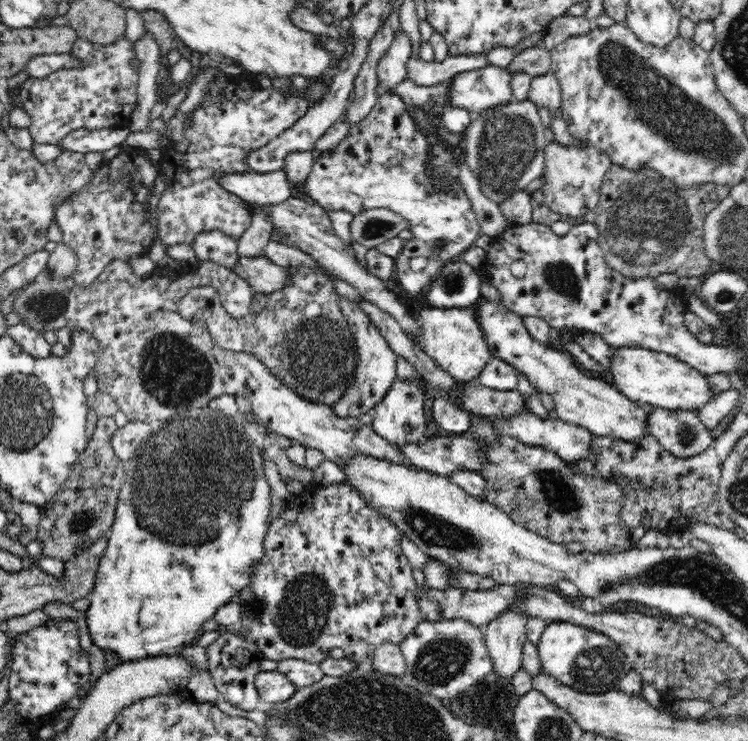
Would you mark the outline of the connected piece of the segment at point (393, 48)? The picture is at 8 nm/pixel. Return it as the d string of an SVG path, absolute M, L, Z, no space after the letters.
M404 30L395 31L390 48L379 60L378 64L378 86L380 90L386 90L392 85L398 84L407 78L408 60L414 57L412 40Z

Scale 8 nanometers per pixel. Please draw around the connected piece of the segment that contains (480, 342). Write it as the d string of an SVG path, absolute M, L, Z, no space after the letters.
M482 300L476 301L466 308L436 308L422 309L418 322L423 328L421 349L427 356L436 361L450 377L460 383L478 382L482 370L493 358L488 340L481 326Z

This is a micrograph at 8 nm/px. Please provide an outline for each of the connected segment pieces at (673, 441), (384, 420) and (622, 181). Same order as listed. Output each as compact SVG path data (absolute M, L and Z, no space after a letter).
M650 407L648 430L665 450L680 459L692 459L702 455L708 451L708 448L711 448L714 442L710 430L704 428L697 412L688 412L687 410L664 410Z
M394 382L384 398L373 408L371 427L378 436L396 447L422 444L426 440L426 391L418 384Z
M611 164L602 180L601 202L596 211L581 217L582 222L597 223L599 245L606 263L630 280L652 278L662 273L674 273L679 277L695 276L701 279L712 270L714 261L704 249L704 222L722 200L730 195L732 186L706 183L690 190L678 190L669 180L651 168L628 170Z

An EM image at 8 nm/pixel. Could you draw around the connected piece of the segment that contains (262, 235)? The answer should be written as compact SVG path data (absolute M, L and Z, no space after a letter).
M260 212L251 218L251 225L237 239L237 253L240 256L260 257L263 248L269 243L271 226L267 216Z

